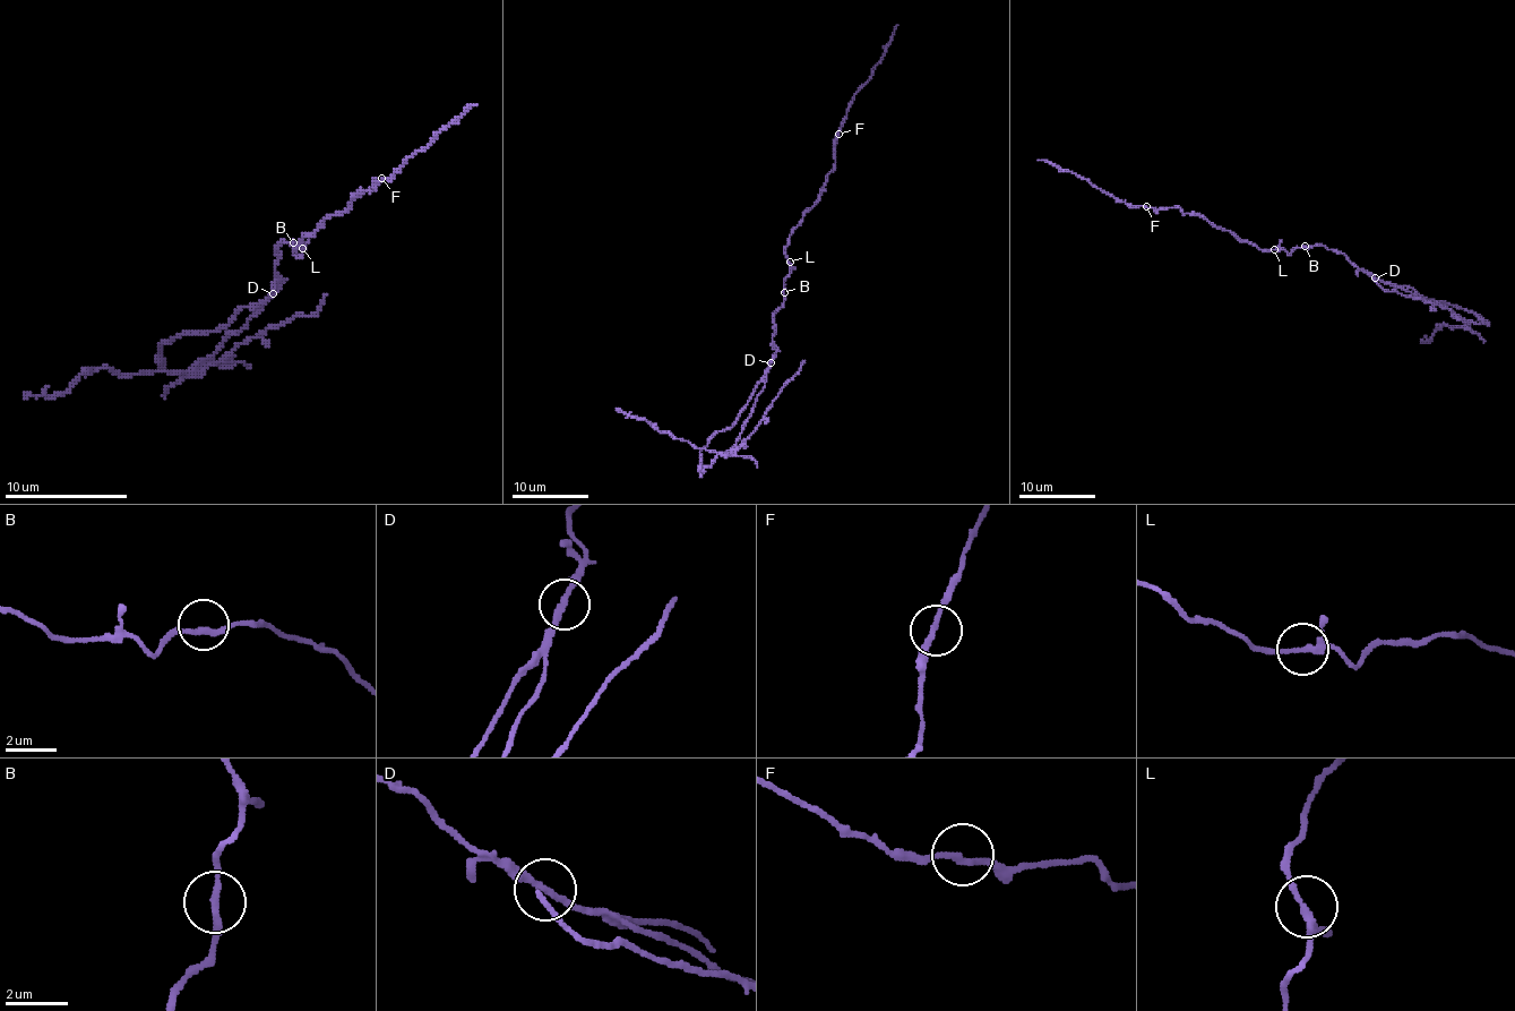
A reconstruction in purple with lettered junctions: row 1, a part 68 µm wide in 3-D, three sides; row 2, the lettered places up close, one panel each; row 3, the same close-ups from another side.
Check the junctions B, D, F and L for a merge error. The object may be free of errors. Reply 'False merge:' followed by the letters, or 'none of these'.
False merge: D

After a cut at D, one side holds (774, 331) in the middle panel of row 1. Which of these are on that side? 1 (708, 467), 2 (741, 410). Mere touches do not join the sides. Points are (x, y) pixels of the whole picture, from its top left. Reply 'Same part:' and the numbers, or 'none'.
Same part: 2

